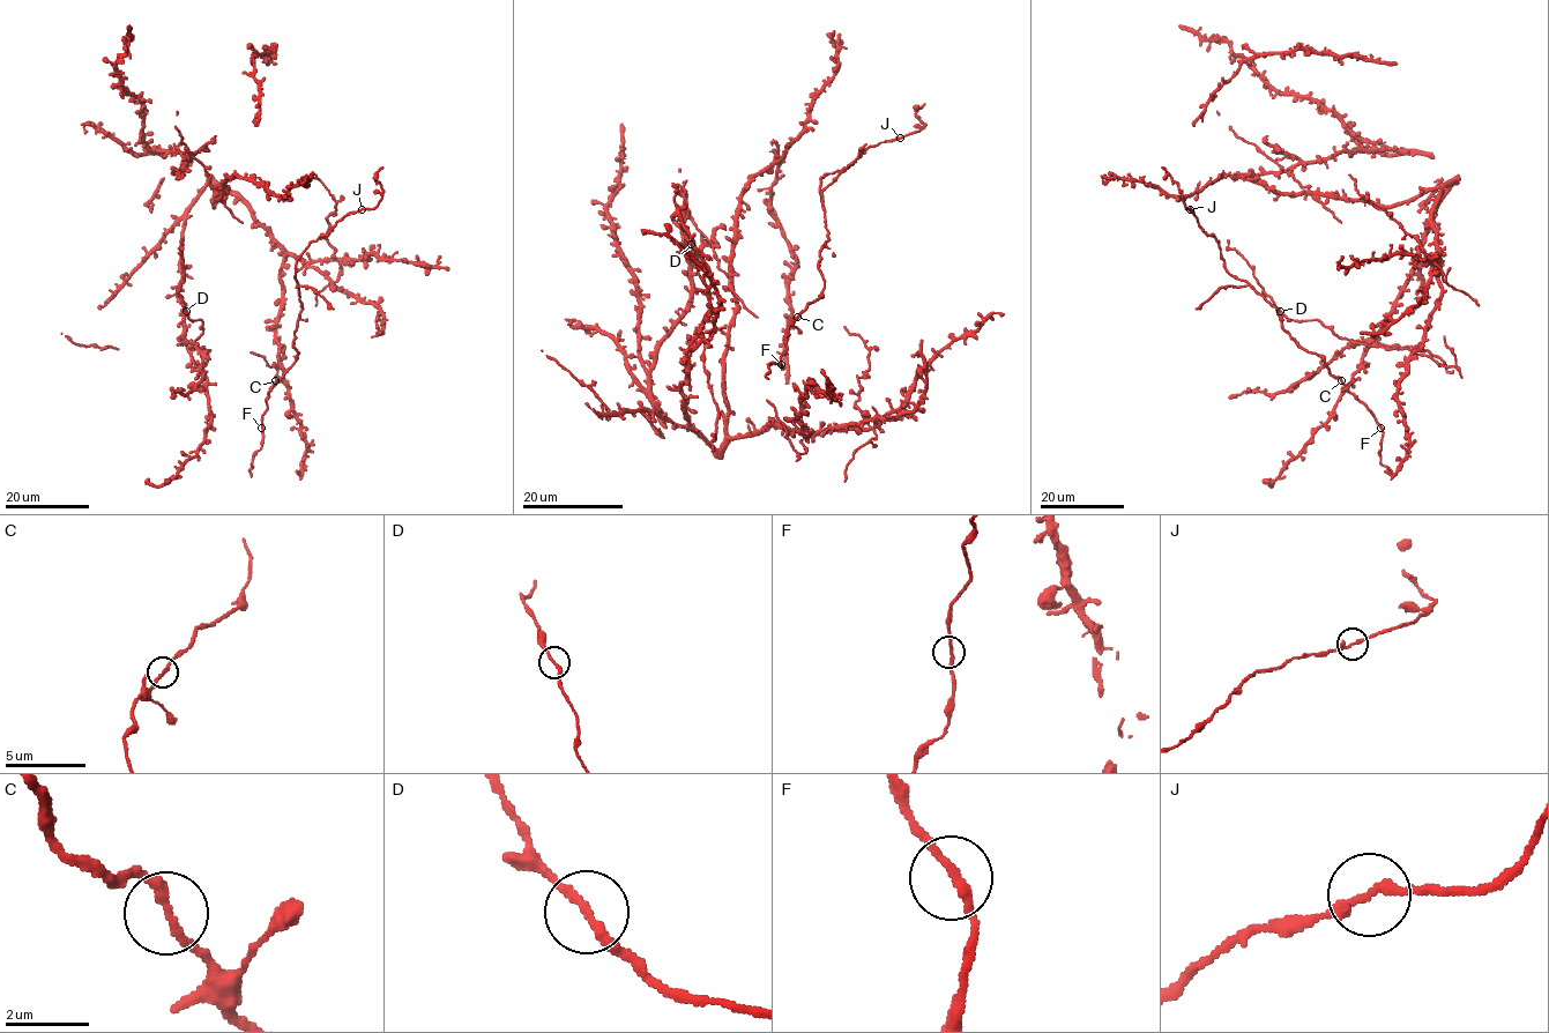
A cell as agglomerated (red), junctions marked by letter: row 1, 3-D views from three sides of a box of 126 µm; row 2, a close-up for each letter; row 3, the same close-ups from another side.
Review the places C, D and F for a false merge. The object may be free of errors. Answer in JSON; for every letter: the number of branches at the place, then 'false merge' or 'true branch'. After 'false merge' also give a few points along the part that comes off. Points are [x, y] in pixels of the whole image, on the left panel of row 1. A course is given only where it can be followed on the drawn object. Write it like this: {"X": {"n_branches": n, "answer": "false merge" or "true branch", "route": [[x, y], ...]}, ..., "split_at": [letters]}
{"C": {"n_branches": 2, "answer": "true branch"}, "D": {"n_branches": 2, "answer": "true branch"}, "F": {"n_branches": 2, "answer": "true branch"}, "split_at": []}

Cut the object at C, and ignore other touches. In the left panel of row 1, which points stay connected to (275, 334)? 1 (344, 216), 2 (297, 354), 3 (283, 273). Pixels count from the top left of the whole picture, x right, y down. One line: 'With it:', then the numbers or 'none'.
With it: 3

